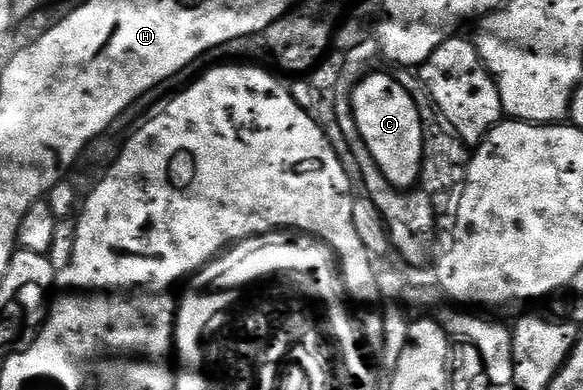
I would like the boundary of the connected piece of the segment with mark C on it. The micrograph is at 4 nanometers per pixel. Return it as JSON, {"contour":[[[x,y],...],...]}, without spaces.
{"contour":[[[370,71],[354,86],[350,102],[360,135],[388,183],[399,190],[413,186],[422,172],[424,135],[420,111],[416,111],[412,95],[400,87],[397,76]]]}

